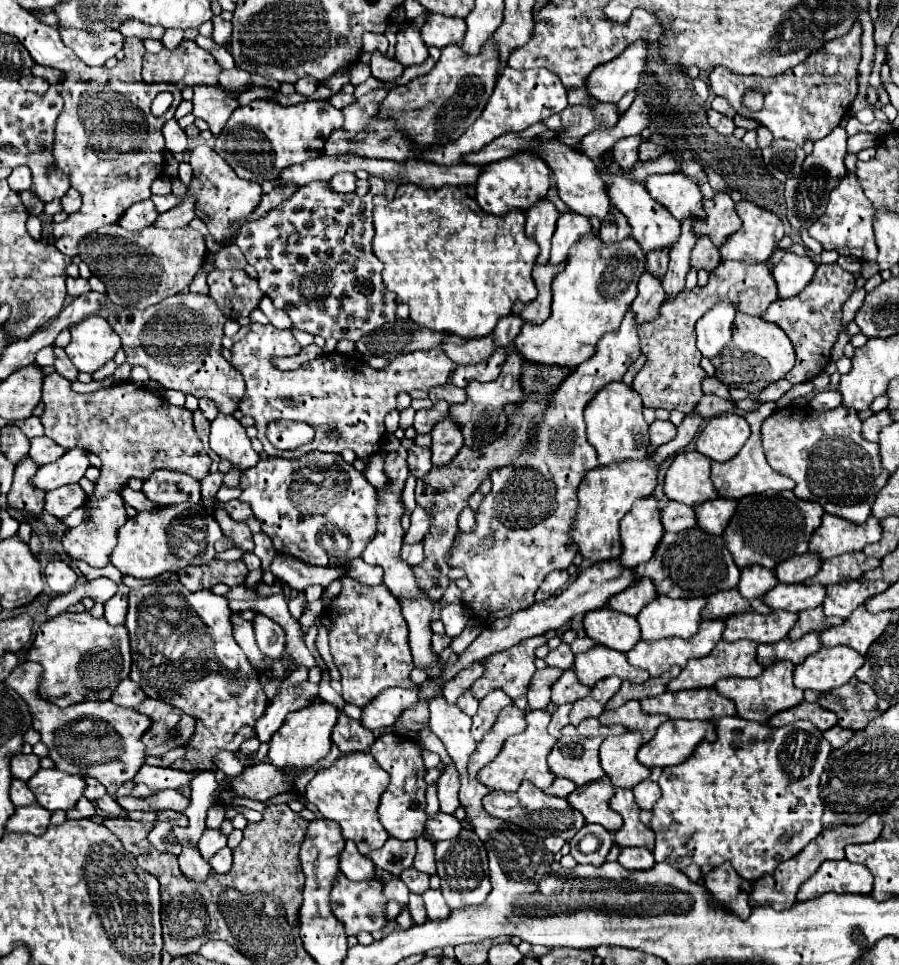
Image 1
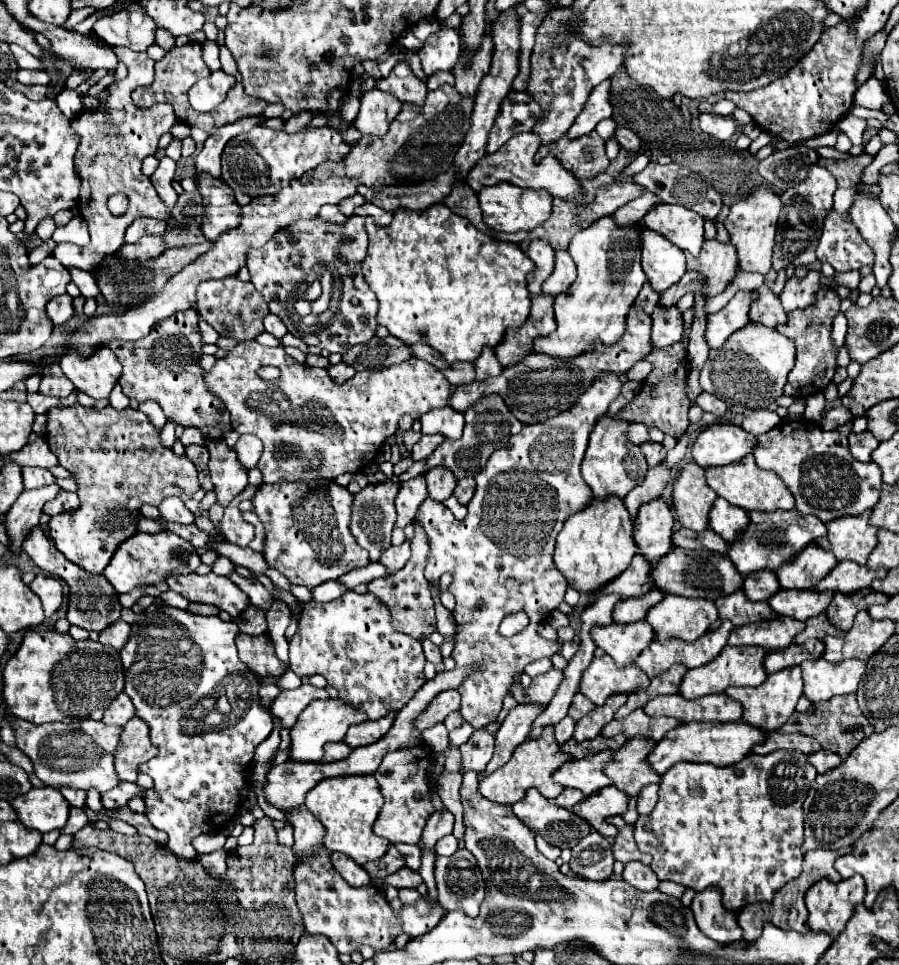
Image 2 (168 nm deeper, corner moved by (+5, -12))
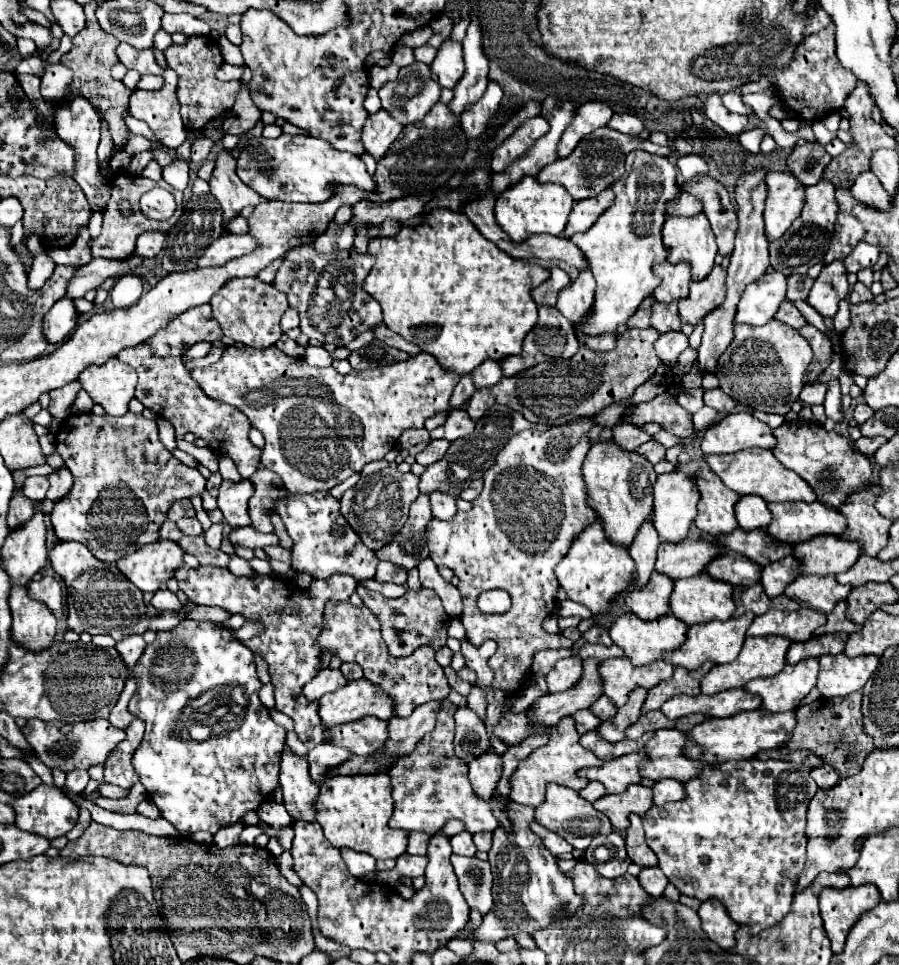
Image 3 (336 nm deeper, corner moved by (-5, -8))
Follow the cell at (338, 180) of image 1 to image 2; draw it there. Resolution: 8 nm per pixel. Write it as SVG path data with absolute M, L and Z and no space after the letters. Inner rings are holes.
M324 205L324 207L320 209L318 217L320 217L322 221L330 221L330 223L336 223L336 225L346 223L346 215L342 215L342 213L340 213L338 205Z

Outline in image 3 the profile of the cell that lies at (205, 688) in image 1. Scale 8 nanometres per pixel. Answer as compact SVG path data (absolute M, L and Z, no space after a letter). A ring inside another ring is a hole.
M186 619L172 631L162 633L160 643L156 633L156 639L146 645L134 667L138 689L130 699L128 709L146 723L146 731L140 747L132 757L132 765L138 771L140 783L146 787L150 799L160 809L160 815L180 833L208 831L214 835L222 827L238 823L246 811L256 809L278 785L278 761L280 749L284 749L286 729L274 723L270 711L258 697L262 681L258 679L254 653L234 637L234 631L230 631L230 639L224 639L224 629L228 627L222 623ZM226 713L234 713L236 719L222 721ZM194 725L222 725L224 731L204 741L194 741L188 731Z

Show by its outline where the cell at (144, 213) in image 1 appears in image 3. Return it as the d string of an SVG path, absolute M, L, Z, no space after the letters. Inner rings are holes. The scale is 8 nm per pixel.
M144 231L138 237L136 253L140 253L142 257L156 257L156 255L162 253L164 241L166 241L166 233L164 231Z

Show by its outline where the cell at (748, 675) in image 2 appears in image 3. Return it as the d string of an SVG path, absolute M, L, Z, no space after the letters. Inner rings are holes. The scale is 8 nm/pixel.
M748 637L742 645L740 655L732 663L714 665L708 671L708 675L700 681L702 693L704 695L716 695L716 693L732 689L732 687L744 687L748 681L758 679L758 677L774 677L786 665L788 647L790 647L790 641L786 637Z

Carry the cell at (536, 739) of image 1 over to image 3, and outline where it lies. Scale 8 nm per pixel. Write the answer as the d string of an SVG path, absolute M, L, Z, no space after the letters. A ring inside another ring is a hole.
M562 717L560 723L550 728L550 741L532 751L524 761L520 761L518 769L512 773L510 777L510 799L516 801L516 803L522 803L522 805L540 805L544 801L544 789L546 789L546 783L558 783L558 785L564 785L564 787L570 787L570 789L584 789L586 787L586 779L578 779L576 777L576 771L582 769L582 767L600 767L602 761L594 757L592 751L584 749L580 743L578 743L580 735L576 733L574 729L574 719L572 717Z

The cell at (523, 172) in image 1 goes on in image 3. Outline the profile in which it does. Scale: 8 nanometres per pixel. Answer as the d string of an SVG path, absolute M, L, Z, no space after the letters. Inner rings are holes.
M524 175L518 183L510 185L498 195L496 201L496 221L510 235L512 241L524 241L536 233L560 235L566 227L568 213L572 209L574 199L566 193L564 187L556 183L538 183L534 177Z

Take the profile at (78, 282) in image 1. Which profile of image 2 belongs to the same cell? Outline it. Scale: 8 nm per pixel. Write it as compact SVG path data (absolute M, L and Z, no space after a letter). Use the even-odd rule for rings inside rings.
M68 293L54 297L48 305L46 305L46 315L50 315L50 321L54 327L64 325L72 315L74 315L74 307L72 307L72 297Z

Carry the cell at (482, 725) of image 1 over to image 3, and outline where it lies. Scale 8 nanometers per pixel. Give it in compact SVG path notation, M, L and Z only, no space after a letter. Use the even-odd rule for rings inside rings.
M490 747L482 755L474 757L468 763L468 767L470 767L470 781L476 793L480 793L480 797L490 799L502 775L502 755L498 755L494 747Z

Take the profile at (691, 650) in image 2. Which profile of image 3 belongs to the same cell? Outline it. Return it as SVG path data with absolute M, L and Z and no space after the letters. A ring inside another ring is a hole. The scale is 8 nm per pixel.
M744 613L742 617L736 619L728 619L728 621L712 621L712 625L692 625L686 633L686 641L674 649L662 655L664 661L668 661L670 665L680 665L686 667L688 671L696 671L704 661L712 661L712 663L730 663L738 657L742 643L746 639L746 629L752 623L752 615Z

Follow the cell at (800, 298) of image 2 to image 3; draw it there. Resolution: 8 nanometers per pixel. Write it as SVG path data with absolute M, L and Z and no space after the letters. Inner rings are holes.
M832 261L822 267L818 279L814 281L806 303L812 305L822 317L834 317L838 303L848 295L848 279L842 261Z

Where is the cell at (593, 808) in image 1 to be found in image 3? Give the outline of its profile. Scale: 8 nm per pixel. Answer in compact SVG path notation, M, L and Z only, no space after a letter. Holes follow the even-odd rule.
M630 785L624 793L620 795L604 795L598 801L592 803L596 811L604 813L614 829L628 829L630 821L628 815L644 815L654 803L652 803L652 789L642 787L642 785Z

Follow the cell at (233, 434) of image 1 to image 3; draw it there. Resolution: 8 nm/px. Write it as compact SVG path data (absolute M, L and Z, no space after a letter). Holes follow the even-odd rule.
M224 479L218 493L218 509L224 515L224 521L232 527L250 525L248 521L248 499L254 493L254 485L248 479L228 481Z

